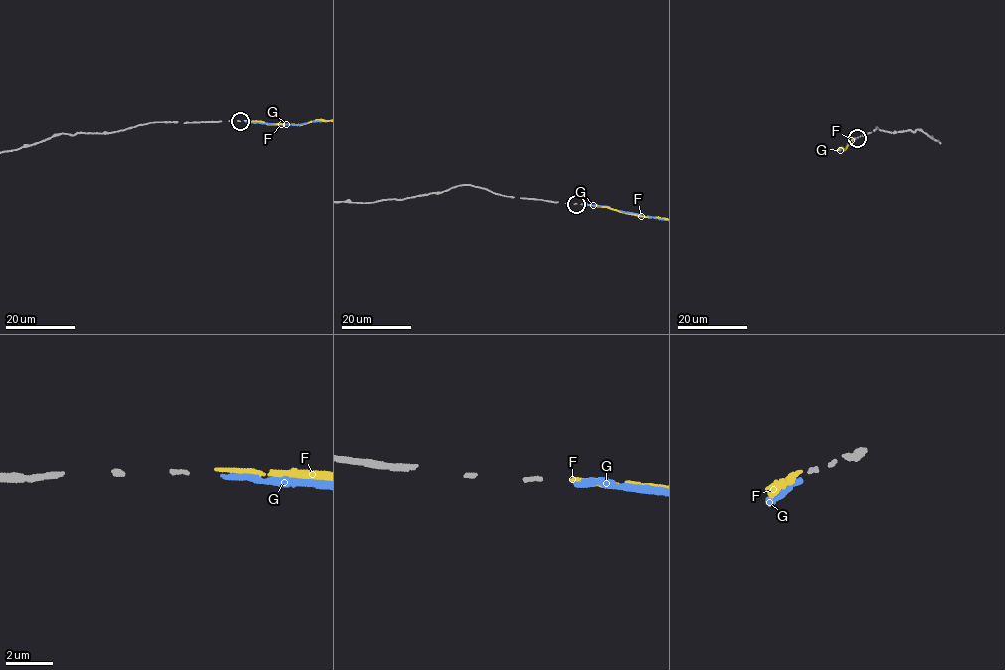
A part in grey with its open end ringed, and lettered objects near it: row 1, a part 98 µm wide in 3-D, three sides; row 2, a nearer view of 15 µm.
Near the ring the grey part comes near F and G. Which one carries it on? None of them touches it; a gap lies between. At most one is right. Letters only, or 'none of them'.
G

